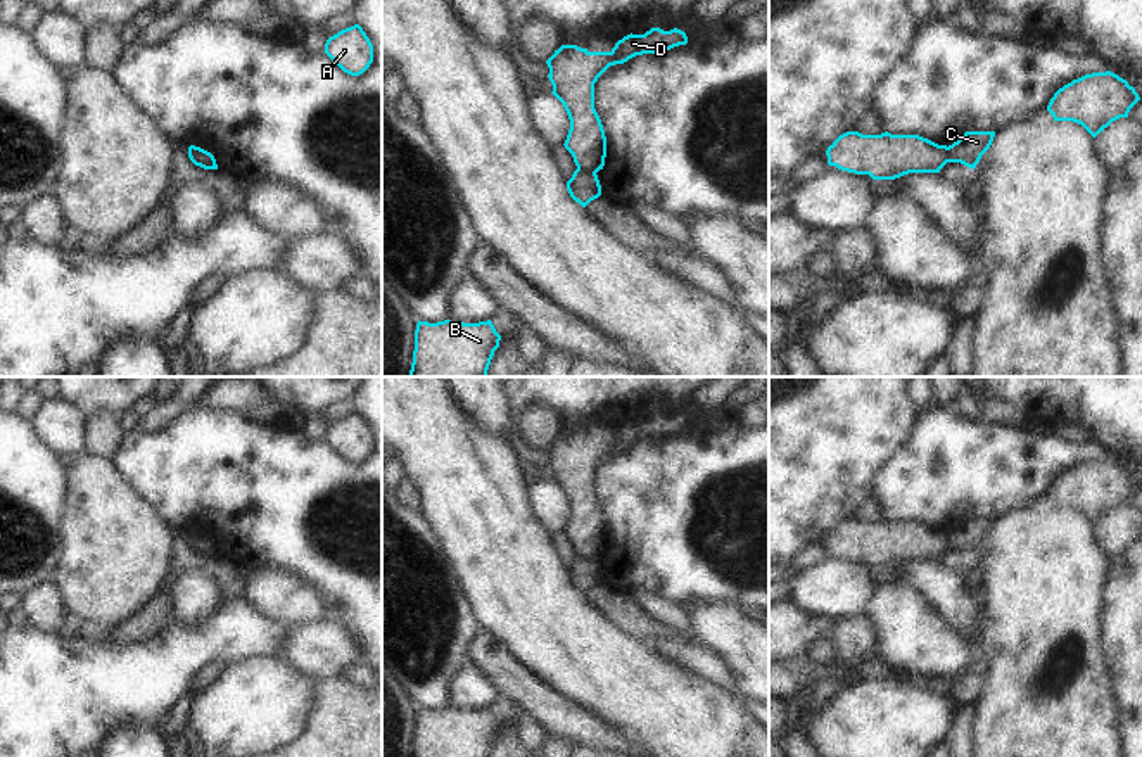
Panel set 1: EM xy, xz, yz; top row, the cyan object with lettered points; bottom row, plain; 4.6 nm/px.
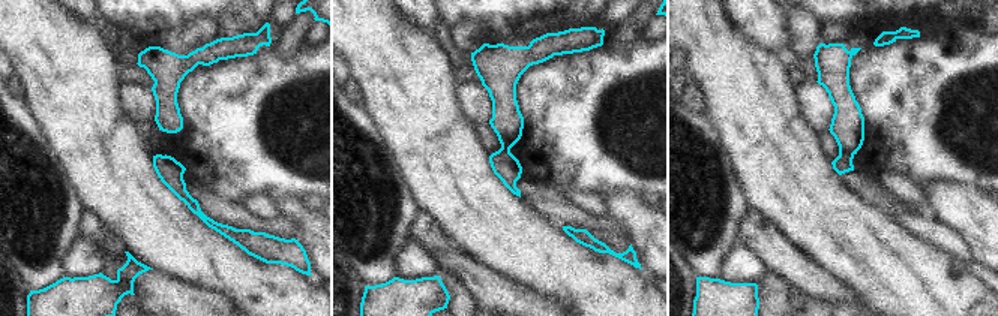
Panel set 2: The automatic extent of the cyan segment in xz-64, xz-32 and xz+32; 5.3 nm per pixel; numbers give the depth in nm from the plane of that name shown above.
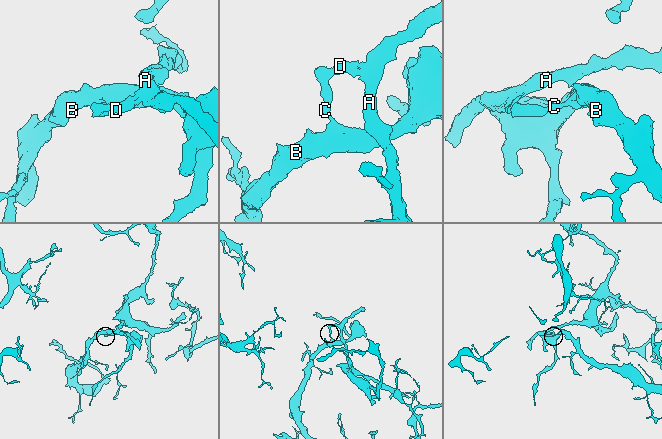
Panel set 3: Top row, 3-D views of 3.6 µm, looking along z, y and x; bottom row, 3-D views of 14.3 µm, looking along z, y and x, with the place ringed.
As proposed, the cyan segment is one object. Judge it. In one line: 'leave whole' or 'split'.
split

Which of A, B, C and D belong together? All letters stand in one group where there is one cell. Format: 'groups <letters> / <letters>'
groups A D / B C

